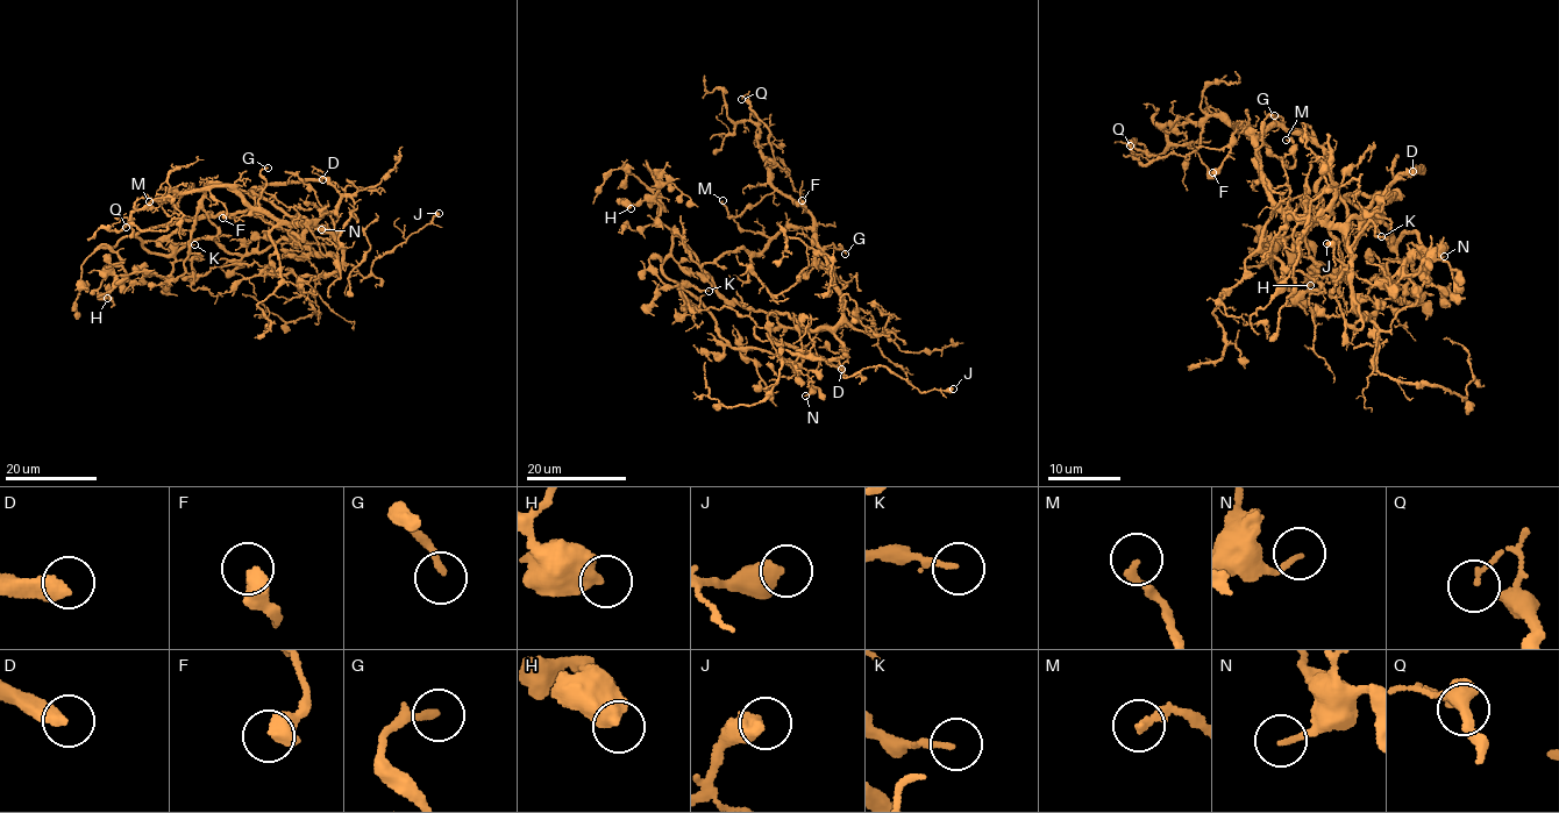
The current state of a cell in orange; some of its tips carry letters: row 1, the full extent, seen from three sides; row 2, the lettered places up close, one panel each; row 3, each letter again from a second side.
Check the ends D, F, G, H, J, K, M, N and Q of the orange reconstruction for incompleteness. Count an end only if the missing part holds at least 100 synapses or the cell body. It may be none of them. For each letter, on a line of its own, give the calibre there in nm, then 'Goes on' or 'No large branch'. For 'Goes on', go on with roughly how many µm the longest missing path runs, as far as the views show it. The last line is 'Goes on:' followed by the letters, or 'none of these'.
D: Thickness 440 nm. Goes on. Missing length about 50 µm
F: Thickness 600 nm. No large branch
G: Thickness 120 nm. No large branch
H: Thickness 550 nm. No large branch
J: Thickness 500 nm. No large branch
K: Thickness 150 nm. No large branch
M: Thickness 200 nm. No large branch
N: Thickness 120 nm. No large branch
Q: Thickness 130 nm. No large branch
Goes on: D

